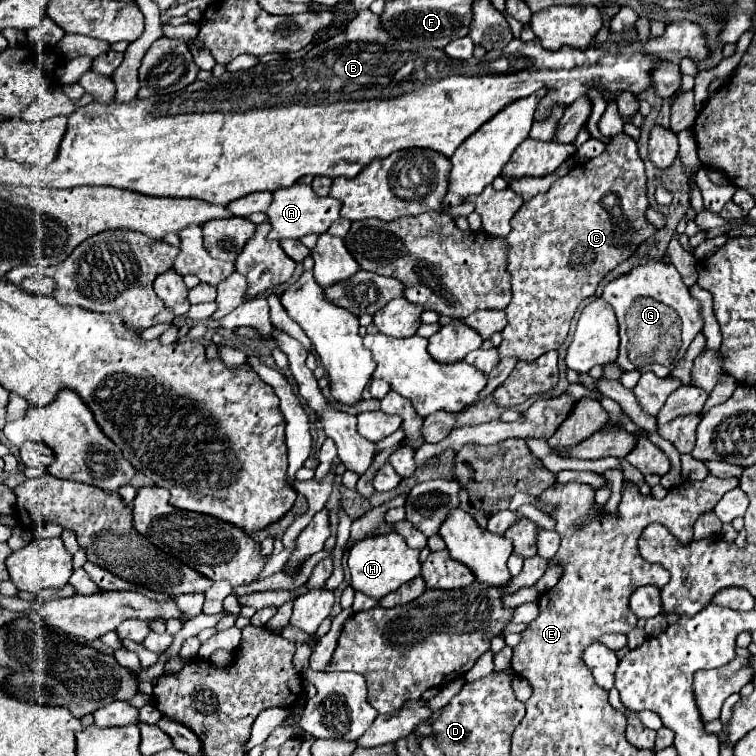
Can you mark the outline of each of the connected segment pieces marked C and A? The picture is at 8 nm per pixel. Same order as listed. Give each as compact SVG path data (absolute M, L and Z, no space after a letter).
M619 133L611 137L599 157L577 163L567 175L559 177L547 193L533 197L515 213L511 233L505 237L509 243L507 273L511 275L513 299L505 309L509 323L501 331L503 341L497 347L501 359L517 357L519 361L535 361L543 353L563 345L579 303L591 297L597 289L597 283L611 269L631 257L639 243L655 233L655 227L645 219L647 207L645 167L637 153L637 143L633 137Z
M295 183L287 189L277 189L273 191L273 201L265 211L273 227L269 239L301 239L309 233L321 235L329 229L331 223L339 219L339 211L341 211L341 201L333 197L317 197L309 185Z

